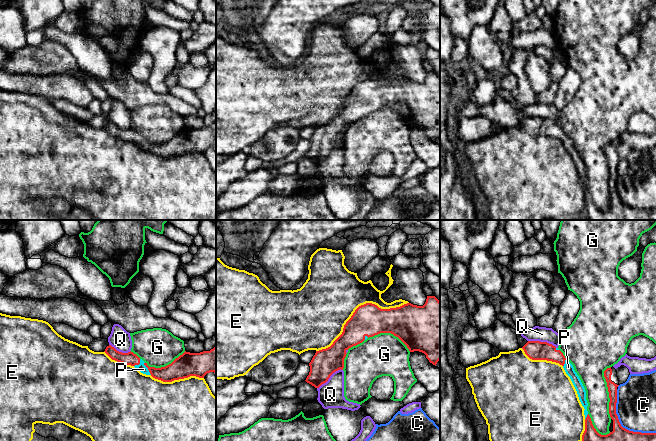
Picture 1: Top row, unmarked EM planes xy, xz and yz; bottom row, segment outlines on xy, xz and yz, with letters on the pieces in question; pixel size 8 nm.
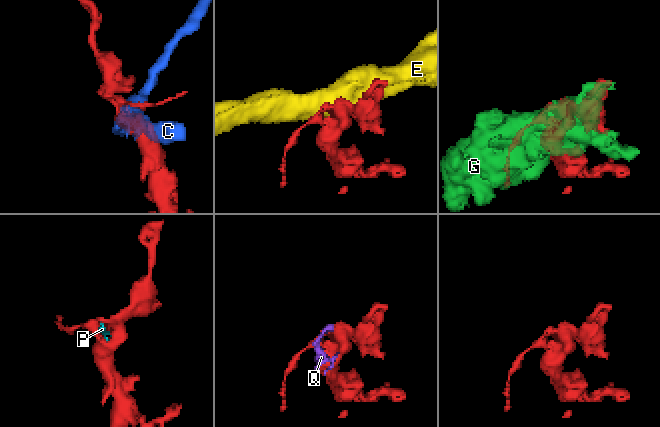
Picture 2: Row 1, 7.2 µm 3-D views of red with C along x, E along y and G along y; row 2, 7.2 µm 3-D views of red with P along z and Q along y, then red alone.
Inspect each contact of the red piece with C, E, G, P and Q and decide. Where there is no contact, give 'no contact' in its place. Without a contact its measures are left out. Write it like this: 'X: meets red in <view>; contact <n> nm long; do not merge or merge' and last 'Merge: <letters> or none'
C: meets red in yz; contact 480 nm long; do not merge
E: meets red in xz; contact 850 nm long; do not merge
G: meets red in yz; contact 420 nm long; do not merge
P: meets red in xy; contact 120 nm long; merge
Q: meets red in yz; contact 240 nm long; do not merge
Merge: P

